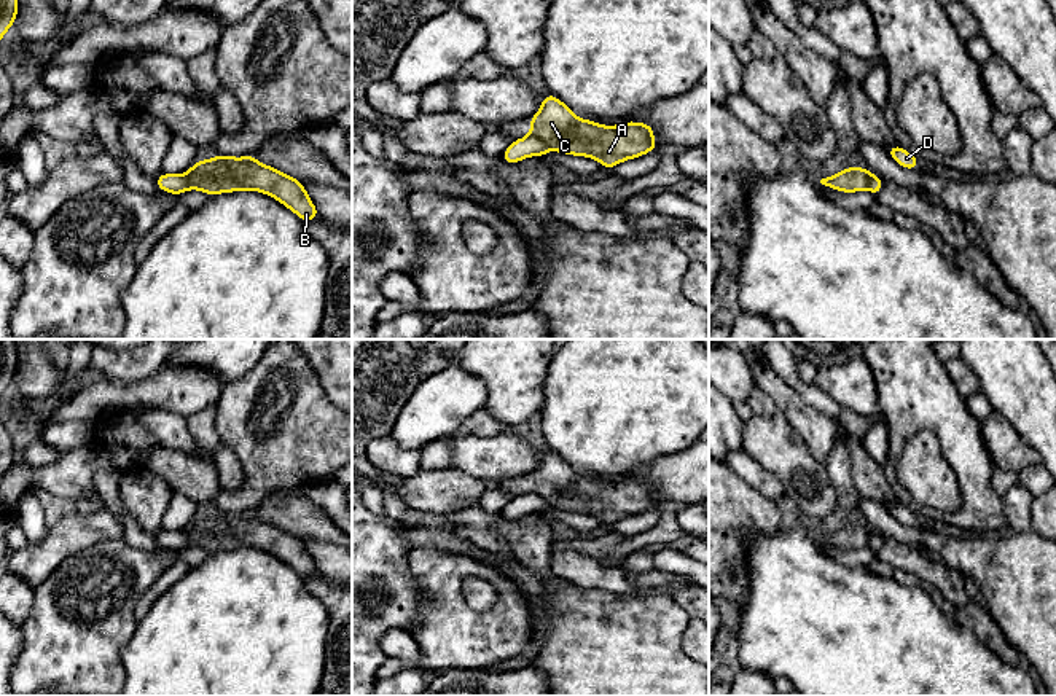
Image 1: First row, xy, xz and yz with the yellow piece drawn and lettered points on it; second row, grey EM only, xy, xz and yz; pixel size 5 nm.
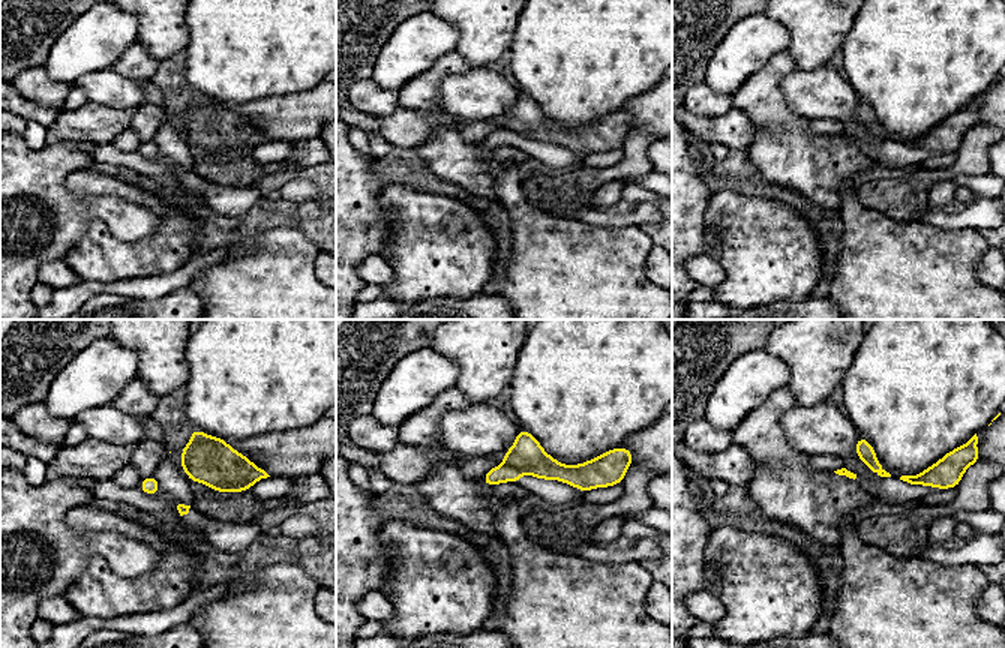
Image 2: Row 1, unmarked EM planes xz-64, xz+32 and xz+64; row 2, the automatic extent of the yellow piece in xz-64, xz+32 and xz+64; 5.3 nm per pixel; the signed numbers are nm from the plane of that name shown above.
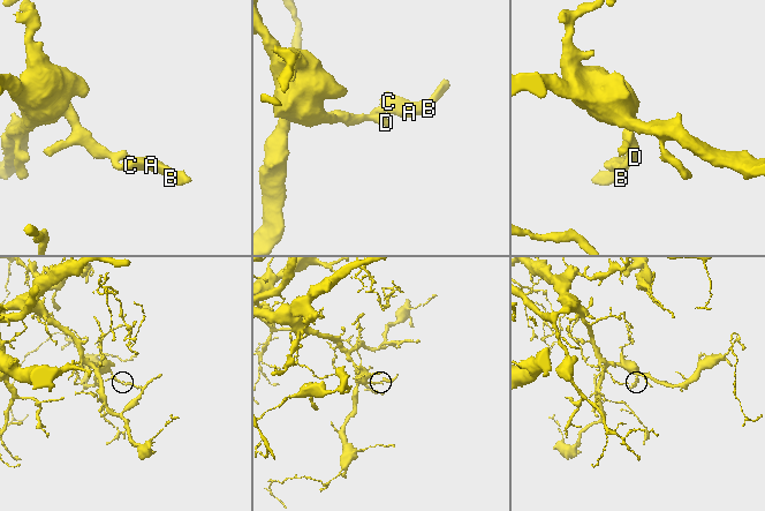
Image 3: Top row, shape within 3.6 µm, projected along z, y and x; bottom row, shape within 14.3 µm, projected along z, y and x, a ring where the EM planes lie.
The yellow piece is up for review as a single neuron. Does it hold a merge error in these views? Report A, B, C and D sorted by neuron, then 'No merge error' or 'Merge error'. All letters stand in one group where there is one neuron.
Groups: A B C / D. Merge error

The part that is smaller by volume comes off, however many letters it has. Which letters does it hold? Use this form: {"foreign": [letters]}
{"foreign": ["A", "B", "C"]}

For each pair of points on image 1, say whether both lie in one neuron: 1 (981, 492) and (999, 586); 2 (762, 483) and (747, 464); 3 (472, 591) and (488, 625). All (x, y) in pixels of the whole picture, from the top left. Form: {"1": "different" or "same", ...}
{"1": "different", "2": "same", "3": "different"}

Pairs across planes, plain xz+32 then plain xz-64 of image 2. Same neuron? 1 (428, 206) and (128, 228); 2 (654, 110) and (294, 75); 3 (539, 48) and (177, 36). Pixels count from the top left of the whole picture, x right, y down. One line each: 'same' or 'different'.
1: different
2: different
3: different

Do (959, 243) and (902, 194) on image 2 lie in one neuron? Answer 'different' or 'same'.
different

